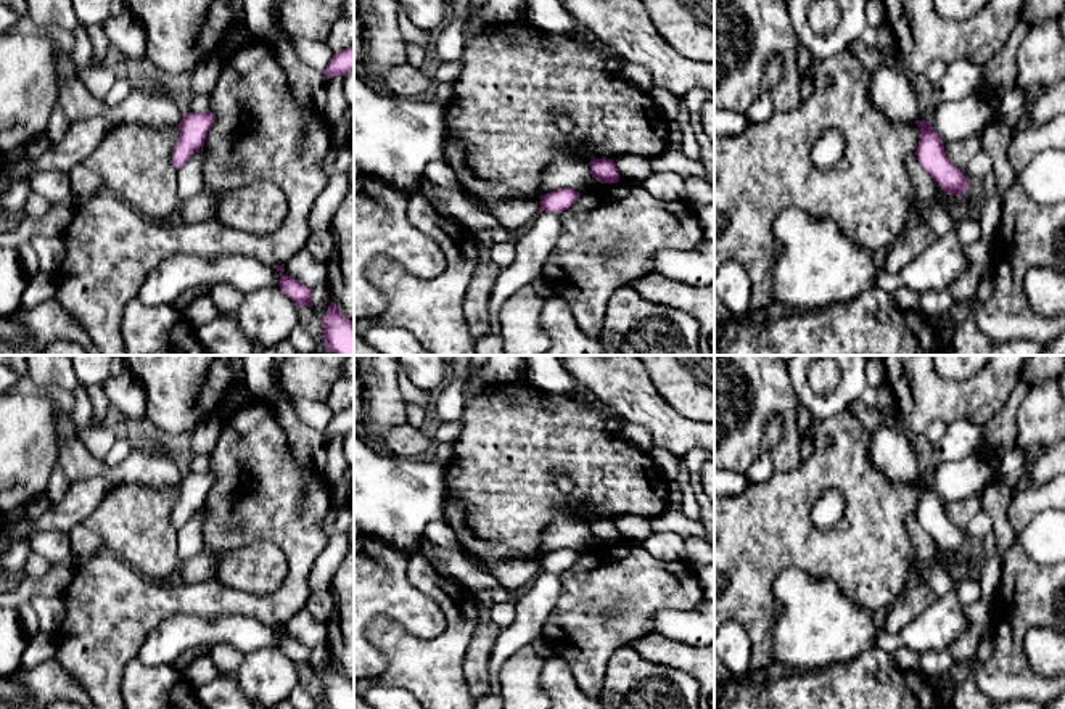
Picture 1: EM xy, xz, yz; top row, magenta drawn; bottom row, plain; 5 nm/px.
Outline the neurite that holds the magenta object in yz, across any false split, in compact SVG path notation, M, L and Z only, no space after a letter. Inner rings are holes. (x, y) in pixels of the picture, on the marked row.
M915 121L920 140L915 151L917 161L927 174L952 196L968 190L965 175L948 159L944 143L927 121Z

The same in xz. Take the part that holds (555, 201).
M560 188L541 196L541 211L558 212L566 211L578 198L579 191L573 188Z

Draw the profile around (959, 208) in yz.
M978 151L965 167L968 175L968 190L959 196L948 195L930 174L923 170L915 154L907 156L907 170L919 196L943 207L952 219L956 230L957 225L972 215L978 206L980 180L993 170L993 159L985 151Z

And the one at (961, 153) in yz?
M981 132L964 141L946 141L944 151L948 159L957 167L965 169L980 151L980 135Z

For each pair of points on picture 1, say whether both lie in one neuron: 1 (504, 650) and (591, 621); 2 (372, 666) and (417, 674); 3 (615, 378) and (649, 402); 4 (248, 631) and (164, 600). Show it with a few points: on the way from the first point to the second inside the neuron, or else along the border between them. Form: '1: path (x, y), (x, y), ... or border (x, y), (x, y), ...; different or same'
1: border (557, 597), (557, 603), (541, 632); different
2: border (380, 648), (386, 658), (386, 669), (378, 677); different
3: path (623, 383), (641, 399); same
4: border (174, 613), (206, 618), (246, 614), (250, 618); different

